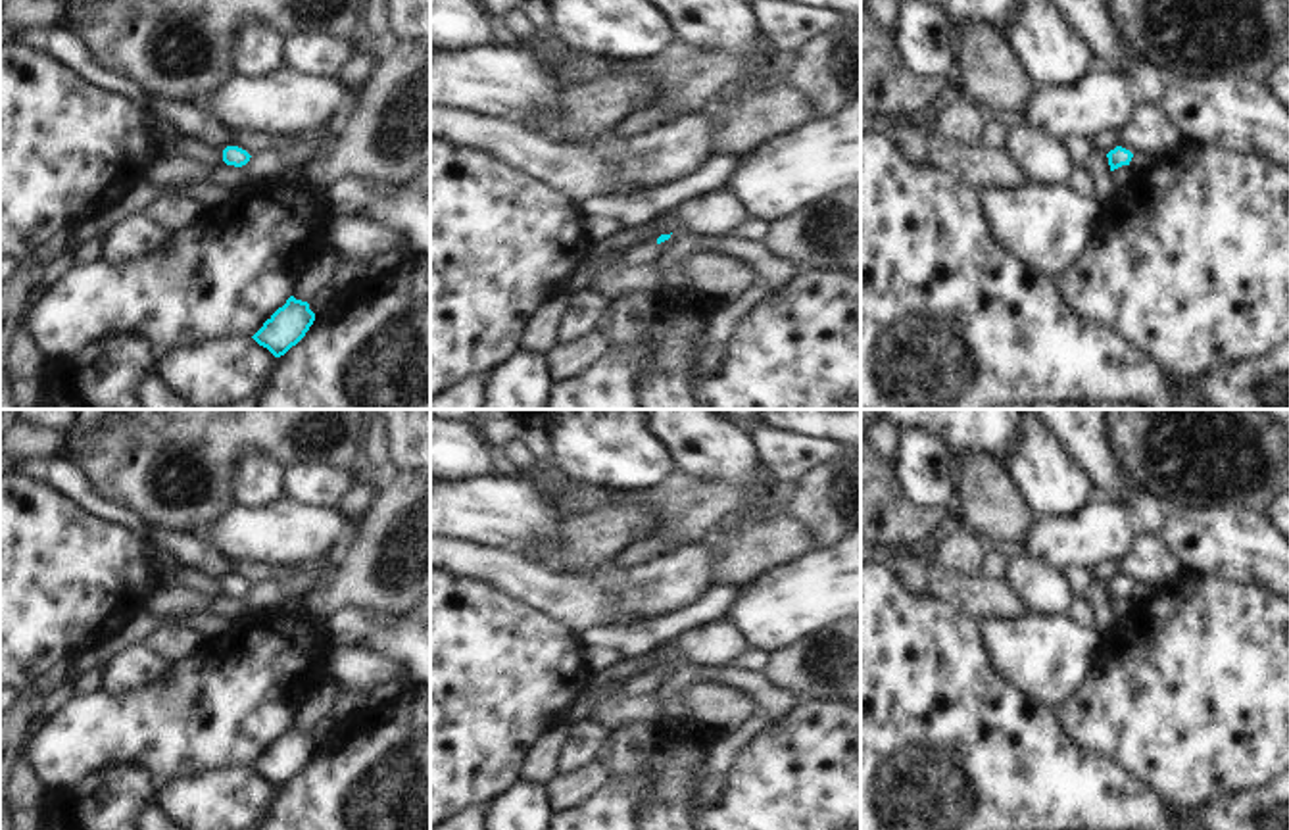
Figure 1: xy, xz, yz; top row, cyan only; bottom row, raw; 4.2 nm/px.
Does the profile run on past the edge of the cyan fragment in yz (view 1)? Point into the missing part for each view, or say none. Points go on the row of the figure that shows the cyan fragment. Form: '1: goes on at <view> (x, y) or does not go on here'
1: does not go on here

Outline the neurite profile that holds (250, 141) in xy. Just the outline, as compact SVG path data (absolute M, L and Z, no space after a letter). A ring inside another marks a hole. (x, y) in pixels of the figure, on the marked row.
M232 131L232 146L246 150L252 158L246 165L219 165L211 169L207 183L238 192L255 181L277 183L288 169L313 161L315 152L307 144L290 144L255 131Z

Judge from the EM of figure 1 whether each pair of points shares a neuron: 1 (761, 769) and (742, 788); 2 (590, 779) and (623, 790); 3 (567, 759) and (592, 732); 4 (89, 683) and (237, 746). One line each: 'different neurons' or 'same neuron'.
1: same neuron
2: different neurons
3: same neuron
4: different neurons

